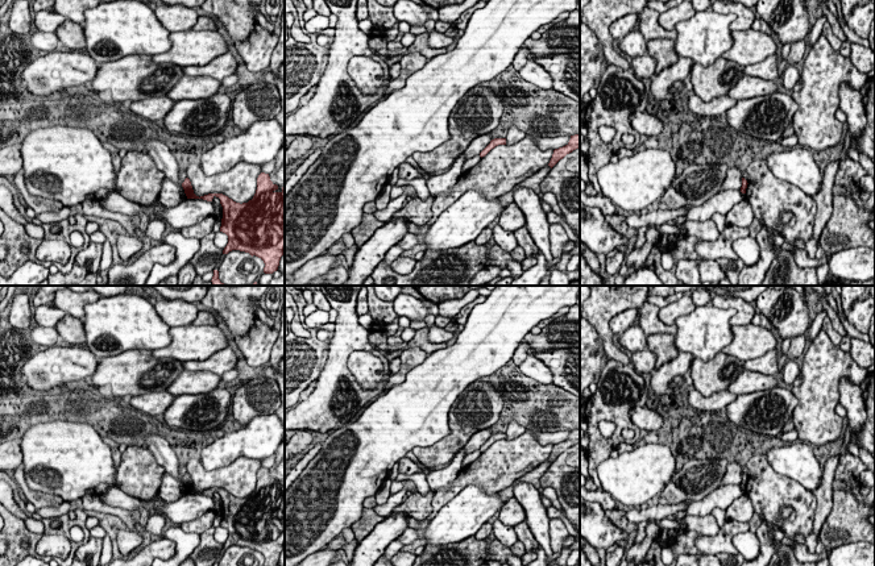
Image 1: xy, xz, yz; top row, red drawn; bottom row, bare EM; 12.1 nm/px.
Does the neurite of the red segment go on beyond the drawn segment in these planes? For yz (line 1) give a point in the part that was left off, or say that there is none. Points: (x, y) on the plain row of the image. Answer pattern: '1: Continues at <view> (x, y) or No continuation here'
1: No continuation here

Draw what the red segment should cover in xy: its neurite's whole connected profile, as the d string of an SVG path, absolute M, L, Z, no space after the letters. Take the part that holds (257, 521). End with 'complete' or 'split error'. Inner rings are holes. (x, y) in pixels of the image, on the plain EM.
M261 467L257 473L257 484L253 494L242 499L233 496L223 488L208 488L199 492L194 488L188 473L184 474L182 482L187 494L203 494L207 496L212 496L215 491L220 494L223 502L220 527L228 530L228 538L223 549L228 549L232 545L245 546L264 555L264 566L278 565L281 552L285 549L285 480L278 487L278 480L270 475L269 469Z; complete

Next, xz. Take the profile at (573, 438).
M580 429L571 430L571 434L565 441L555 444L548 461L552 463L560 454L576 444L580 444Z; complete

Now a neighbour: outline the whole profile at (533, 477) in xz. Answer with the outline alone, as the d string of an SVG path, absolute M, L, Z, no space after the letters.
M547 459L544 461L542 465L539 465L535 470L524 474L523 476L521 476L519 479L517 479L510 487L499 491L499 499L506 502L510 498L513 498L513 488L517 483L519 482L527 482L531 483L534 487L539 488L540 487L540 478L542 475L548 470L548 467L551 466L551 462Z

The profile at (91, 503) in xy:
M86 494L82 498L83 502L83 509L88 513L96 513L96 512L103 512L103 513L109 513L109 515L116 515L119 516L125 525L129 528L130 532L140 533L136 525L140 524L140 511L128 511L124 508L119 507L111 507L105 503L103 503L98 495L94 494Z

